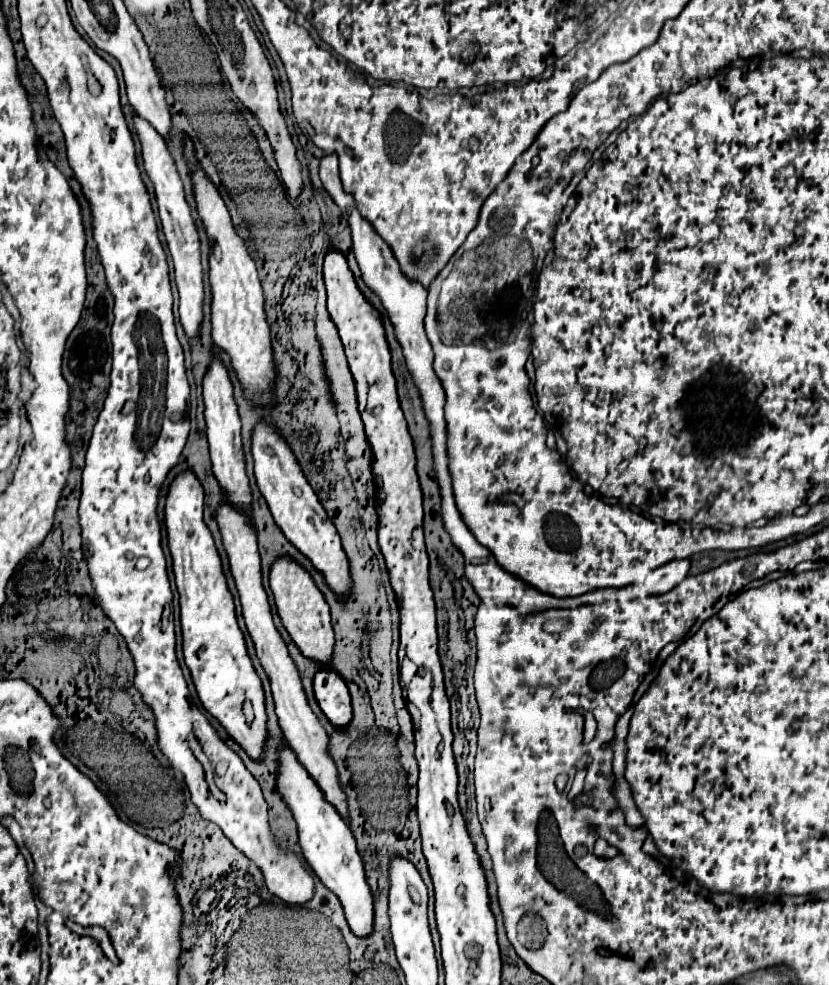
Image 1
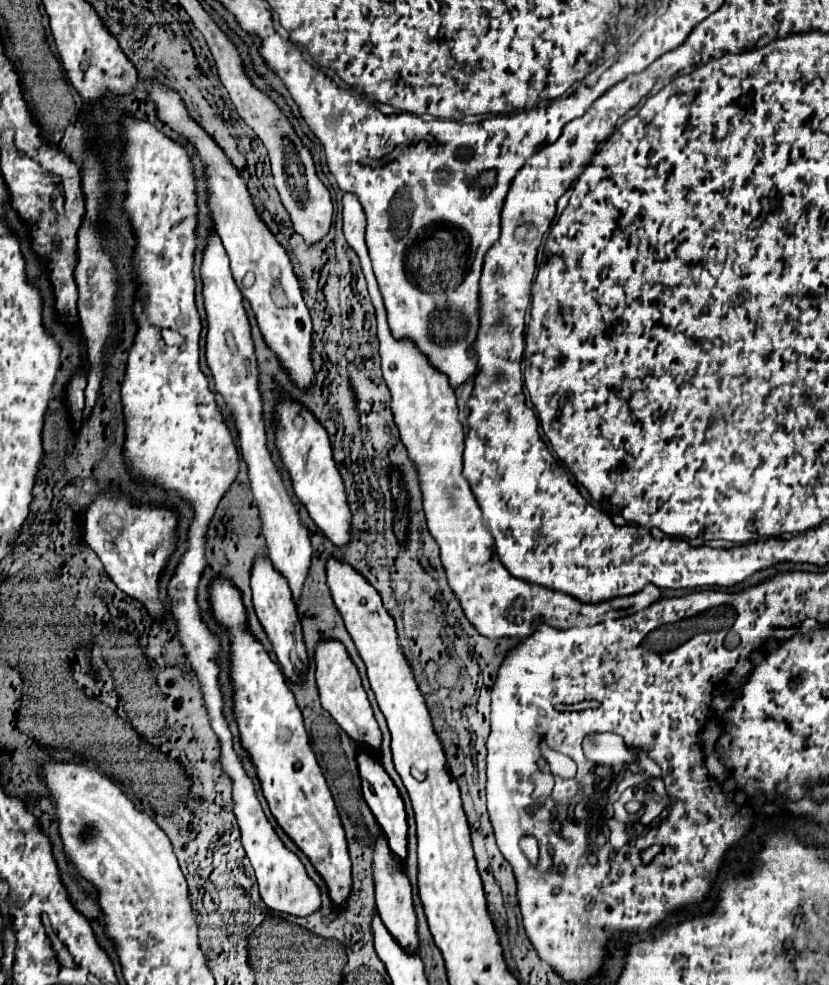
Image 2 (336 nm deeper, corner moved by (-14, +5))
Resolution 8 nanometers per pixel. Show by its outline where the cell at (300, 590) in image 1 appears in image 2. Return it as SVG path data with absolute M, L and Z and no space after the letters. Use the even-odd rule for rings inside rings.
M322 637L322 641L318 641L318 645L316 645L314 661L316 661L316 685L320 691L322 707L336 719L336 723L350 735L350 739L354 739L358 745L370 747L372 751L380 751L382 733L374 719L366 691L362 687L360 673L358 673L356 665L350 661L346 647L340 641Z

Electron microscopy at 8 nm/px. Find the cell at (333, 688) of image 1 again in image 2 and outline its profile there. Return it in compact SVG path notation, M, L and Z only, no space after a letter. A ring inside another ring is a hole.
M356 749L356 763L358 763L358 771L360 771L360 781L362 781L362 795L368 803L368 807L372 809L380 829L384 831L392 853L400 861L404 861L406 859L406 831L408 831L408 825L406 825L406 811L404 811L402 797L400 797L398 789L394 787L392 779L388 777L388 773L384 771L384 767L380 763L380 757L378 757L378 761L374 761L374 757L370 757L370 753L366 753L366 749Z

